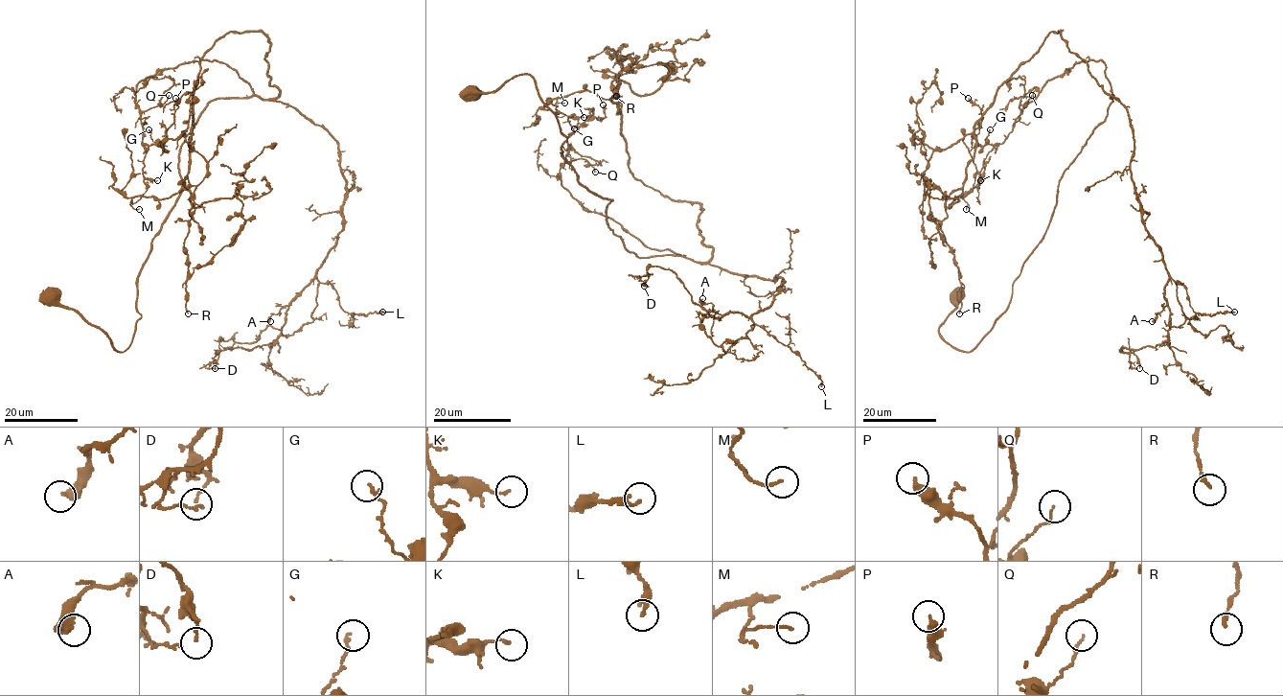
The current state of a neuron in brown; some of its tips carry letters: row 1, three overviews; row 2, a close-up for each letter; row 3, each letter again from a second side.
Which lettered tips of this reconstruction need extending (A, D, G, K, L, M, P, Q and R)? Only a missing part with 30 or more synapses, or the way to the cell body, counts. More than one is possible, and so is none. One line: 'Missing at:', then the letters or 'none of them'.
Missing at: none of them

